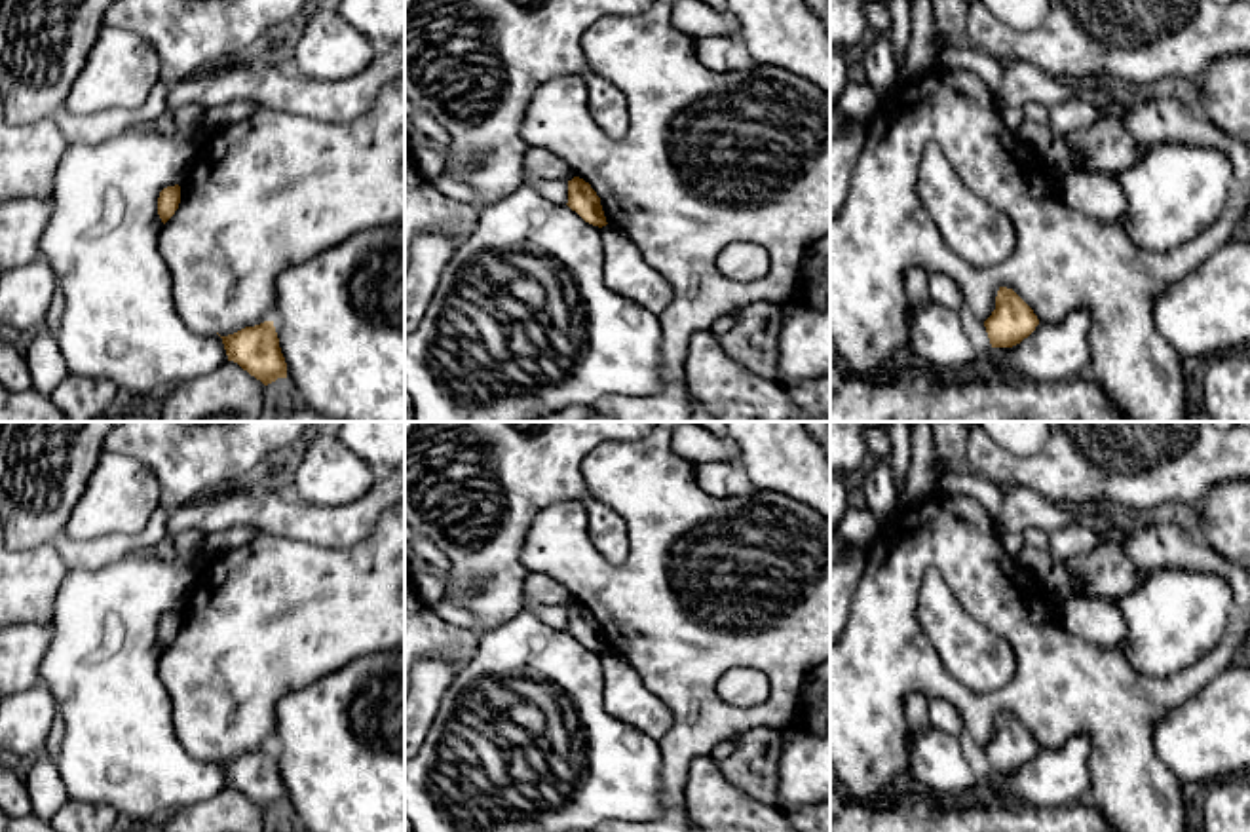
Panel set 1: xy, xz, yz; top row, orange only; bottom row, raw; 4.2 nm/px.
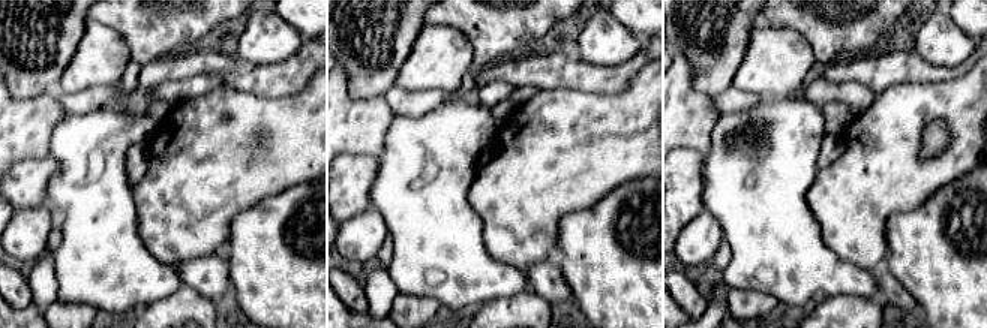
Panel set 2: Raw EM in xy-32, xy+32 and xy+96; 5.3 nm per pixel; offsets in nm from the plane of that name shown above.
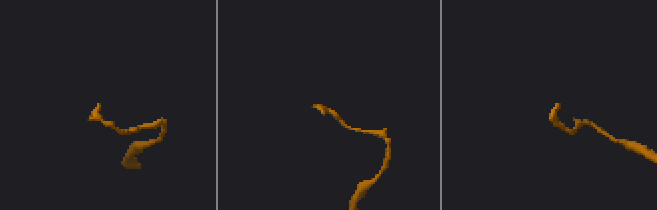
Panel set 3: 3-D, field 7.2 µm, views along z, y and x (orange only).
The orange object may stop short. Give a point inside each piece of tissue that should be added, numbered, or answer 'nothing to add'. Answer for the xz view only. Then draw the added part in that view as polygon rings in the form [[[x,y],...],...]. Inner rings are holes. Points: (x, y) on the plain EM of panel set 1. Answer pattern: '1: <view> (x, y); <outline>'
nothing to add

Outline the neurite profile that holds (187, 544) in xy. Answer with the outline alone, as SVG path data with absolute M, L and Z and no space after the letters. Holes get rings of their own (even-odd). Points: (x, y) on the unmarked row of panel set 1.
M188 530L188 532L171 536L177 551L177 558L188 560L194 555L201 555L203 534L205 532L201 530Z

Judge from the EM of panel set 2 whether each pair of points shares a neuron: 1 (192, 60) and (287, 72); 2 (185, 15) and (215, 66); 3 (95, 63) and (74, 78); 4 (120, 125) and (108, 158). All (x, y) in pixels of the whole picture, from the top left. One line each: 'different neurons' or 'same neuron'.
1: same neuron
2: different neurons
3: same neuron
4: same neuron

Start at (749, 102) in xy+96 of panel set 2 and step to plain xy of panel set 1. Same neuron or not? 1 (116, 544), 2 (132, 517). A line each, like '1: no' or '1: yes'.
1: yes
2: no

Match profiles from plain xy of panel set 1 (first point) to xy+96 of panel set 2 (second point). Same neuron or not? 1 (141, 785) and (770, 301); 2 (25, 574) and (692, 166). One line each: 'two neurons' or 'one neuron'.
1: two neurons
2: two neurons

